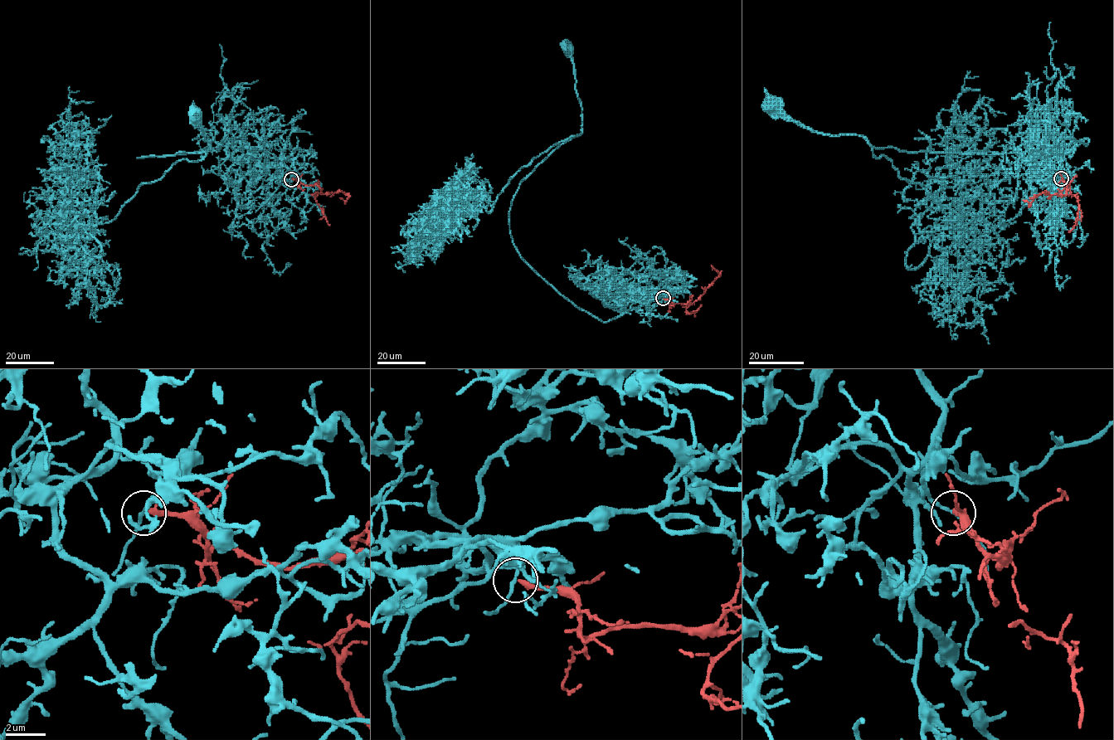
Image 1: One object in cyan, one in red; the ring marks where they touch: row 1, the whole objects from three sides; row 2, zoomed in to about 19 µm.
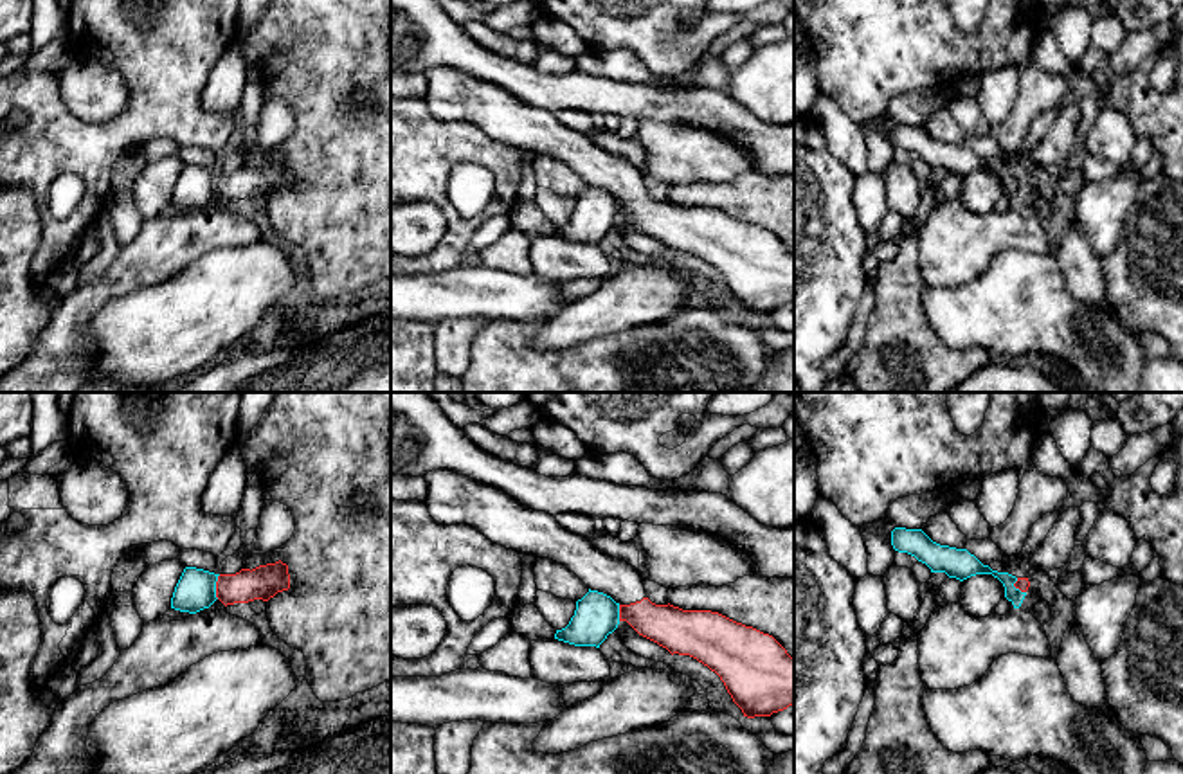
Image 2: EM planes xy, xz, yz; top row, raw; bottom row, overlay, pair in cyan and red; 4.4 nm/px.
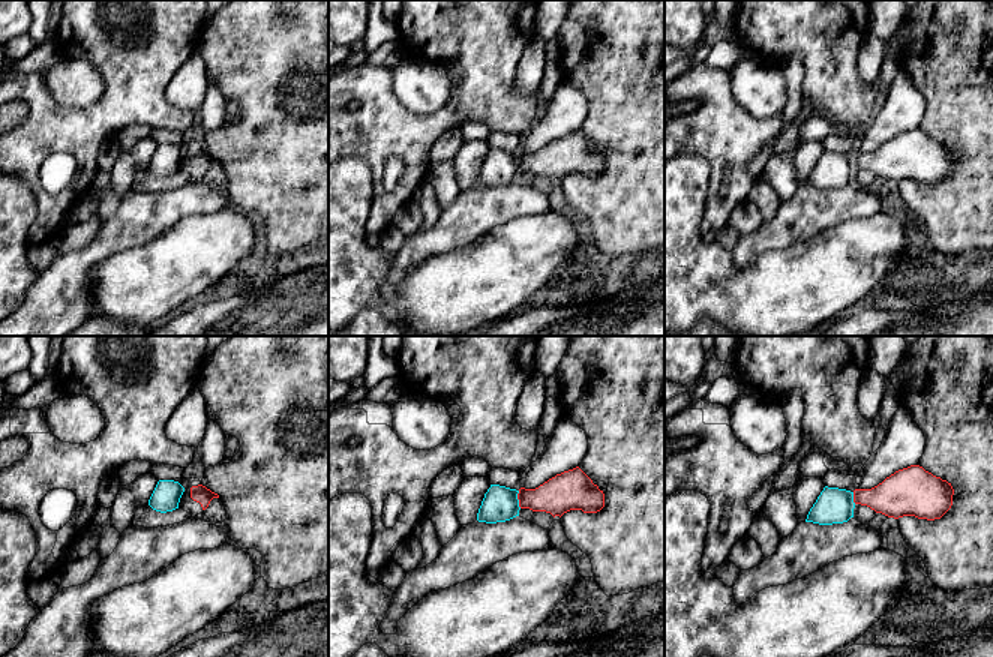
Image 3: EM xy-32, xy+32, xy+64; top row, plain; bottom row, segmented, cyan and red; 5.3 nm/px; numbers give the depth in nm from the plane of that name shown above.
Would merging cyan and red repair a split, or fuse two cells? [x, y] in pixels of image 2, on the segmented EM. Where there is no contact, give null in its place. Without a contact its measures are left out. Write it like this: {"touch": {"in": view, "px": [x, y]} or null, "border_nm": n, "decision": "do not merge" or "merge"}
{"touch": {"in": "xy", "px": [215, 587]}, "border_nm": 110, "decision": "do not merge"}

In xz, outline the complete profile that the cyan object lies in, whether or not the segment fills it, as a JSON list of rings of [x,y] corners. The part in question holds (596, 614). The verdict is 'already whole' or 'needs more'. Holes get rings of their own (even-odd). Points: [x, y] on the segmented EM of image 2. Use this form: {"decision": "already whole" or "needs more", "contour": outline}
{"decision": "already whole", "contour": [[[591,590],[576,601],[569,625],[556,630],[555,639],[574,646],[596,646],[619,625],[619,603],[610,596]]]}

